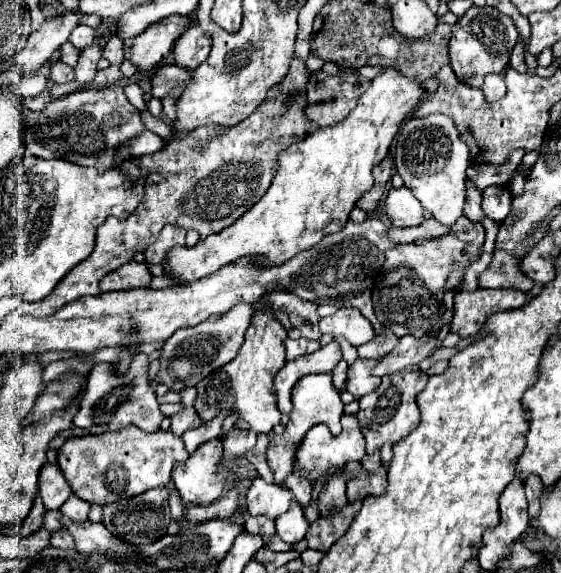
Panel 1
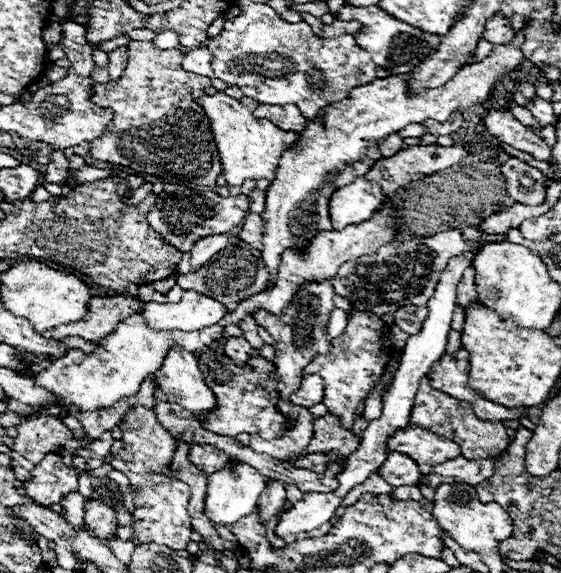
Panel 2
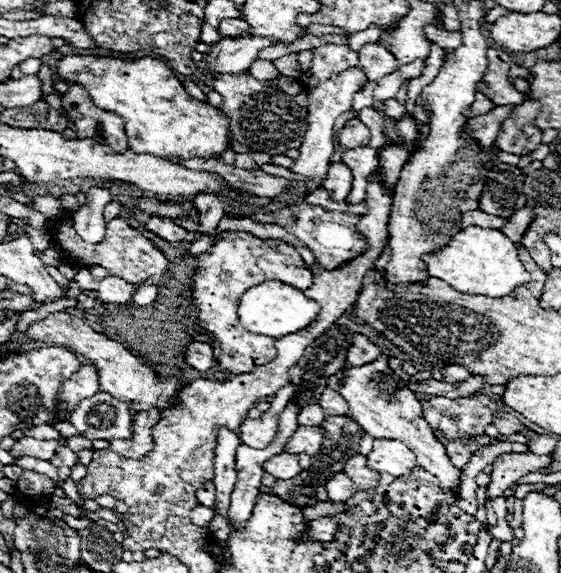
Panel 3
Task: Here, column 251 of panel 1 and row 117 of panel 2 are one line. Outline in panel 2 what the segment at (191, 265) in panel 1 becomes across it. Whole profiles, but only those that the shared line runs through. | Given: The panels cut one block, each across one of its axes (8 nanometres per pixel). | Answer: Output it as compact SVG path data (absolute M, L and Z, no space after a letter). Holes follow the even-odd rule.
M216 92L214 96L202 96L200 106L208 112L214 140L222 160L222 174L228 186L240 186L248 178L274 180L282 152L296 144L300 138L298 132L284 132L266 118L254 118L252 110L248 110L240 104L240 100L230 98L224 92Z

